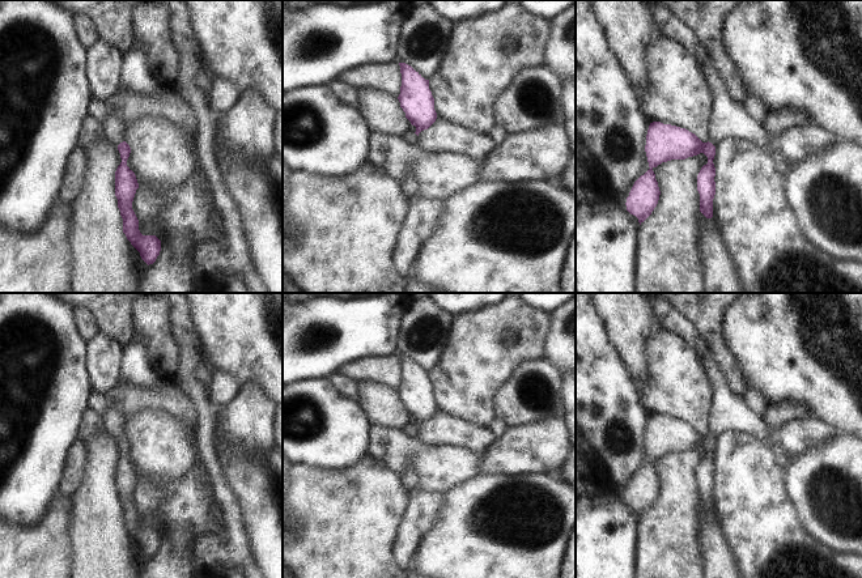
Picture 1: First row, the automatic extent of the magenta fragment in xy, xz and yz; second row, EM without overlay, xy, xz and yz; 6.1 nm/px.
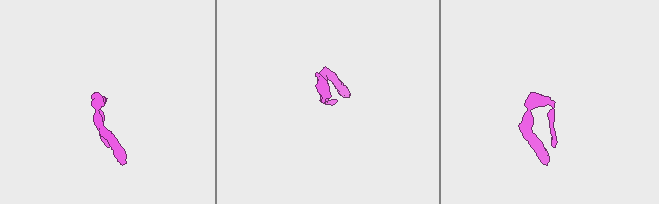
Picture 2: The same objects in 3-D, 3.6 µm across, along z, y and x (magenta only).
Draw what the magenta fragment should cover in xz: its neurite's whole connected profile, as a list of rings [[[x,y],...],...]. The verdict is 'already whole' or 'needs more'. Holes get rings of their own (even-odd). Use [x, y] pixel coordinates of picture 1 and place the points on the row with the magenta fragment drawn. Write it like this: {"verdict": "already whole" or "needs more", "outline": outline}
{"verdict": "needs more", "outline": [[[399,63],[402,73],[400,94],[398,97],[405,118],[416,127],[416,131],[407,131],[400,137],[411,145],[419,141],[419,133],[428,129],[437,119],[434,98],[429,89],[429,80],[405,63]]]}

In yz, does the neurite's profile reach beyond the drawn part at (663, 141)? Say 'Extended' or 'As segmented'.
Extended

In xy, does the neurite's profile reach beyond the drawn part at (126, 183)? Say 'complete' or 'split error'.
split error

